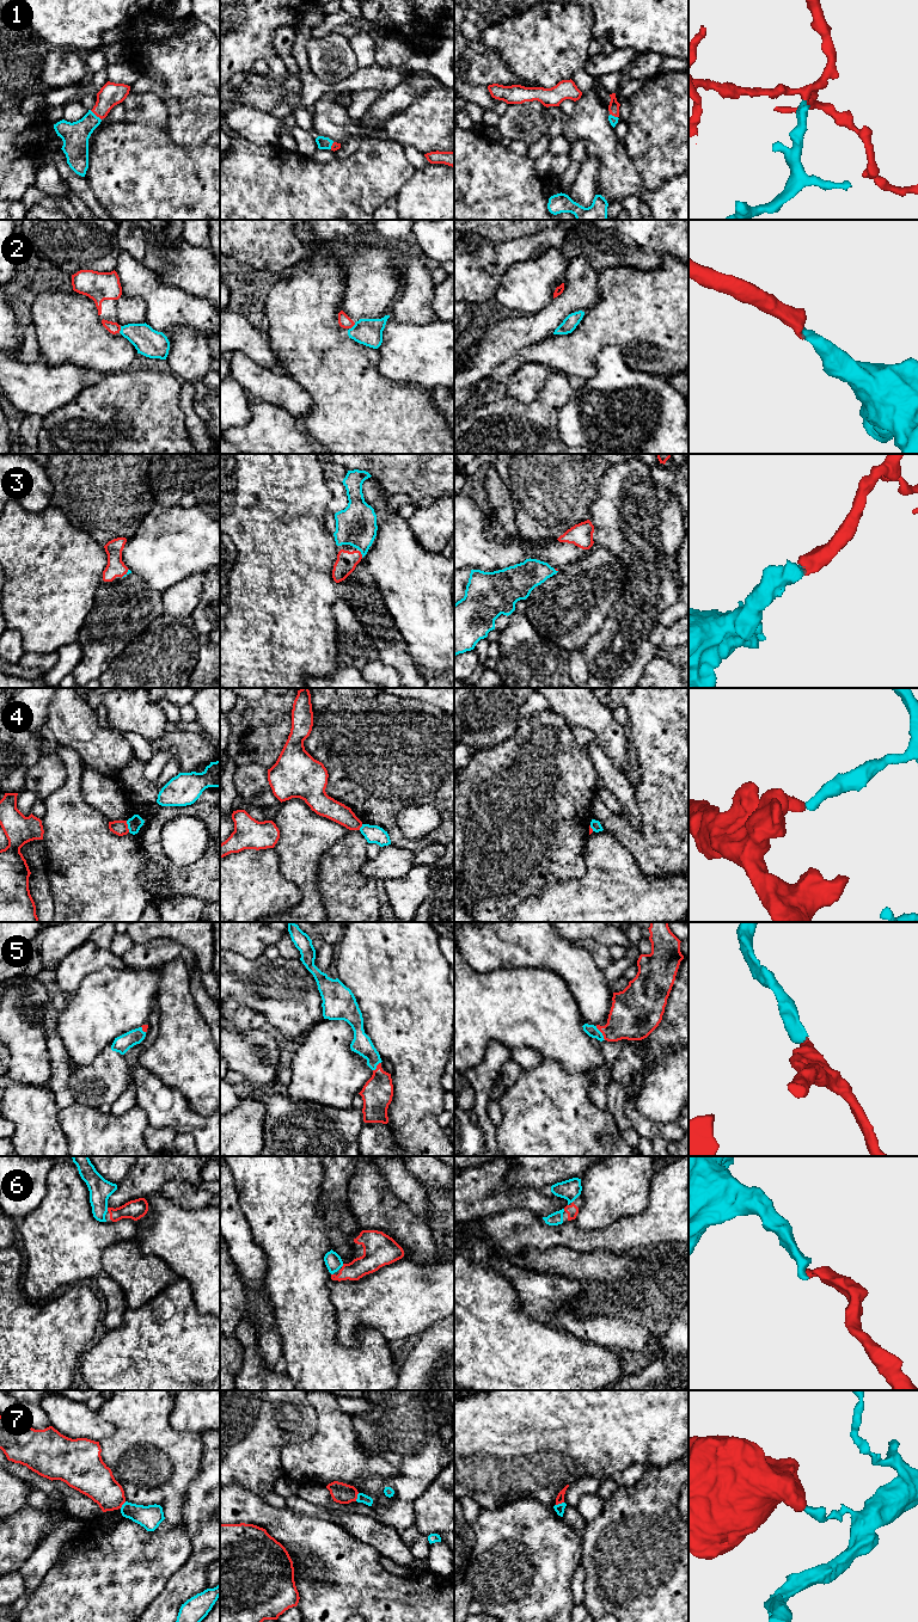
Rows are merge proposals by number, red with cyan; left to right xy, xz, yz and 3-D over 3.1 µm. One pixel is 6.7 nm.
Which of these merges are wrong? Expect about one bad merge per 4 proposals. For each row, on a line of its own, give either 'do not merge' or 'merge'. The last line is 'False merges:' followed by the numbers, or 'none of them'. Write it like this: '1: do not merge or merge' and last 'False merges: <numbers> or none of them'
1: merge
2: merge
3: merge
4: do not merge
5: merge
6: merge
7: do not merge
False merges: 4, 7

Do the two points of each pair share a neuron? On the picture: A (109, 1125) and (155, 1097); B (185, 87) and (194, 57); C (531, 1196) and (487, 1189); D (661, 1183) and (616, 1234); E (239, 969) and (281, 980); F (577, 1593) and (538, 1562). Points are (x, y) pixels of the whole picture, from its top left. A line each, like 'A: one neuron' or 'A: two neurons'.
A: two neurons
B: one neuron
C: one neuron
D: one neuron
E: one neuron
F: two neurons

